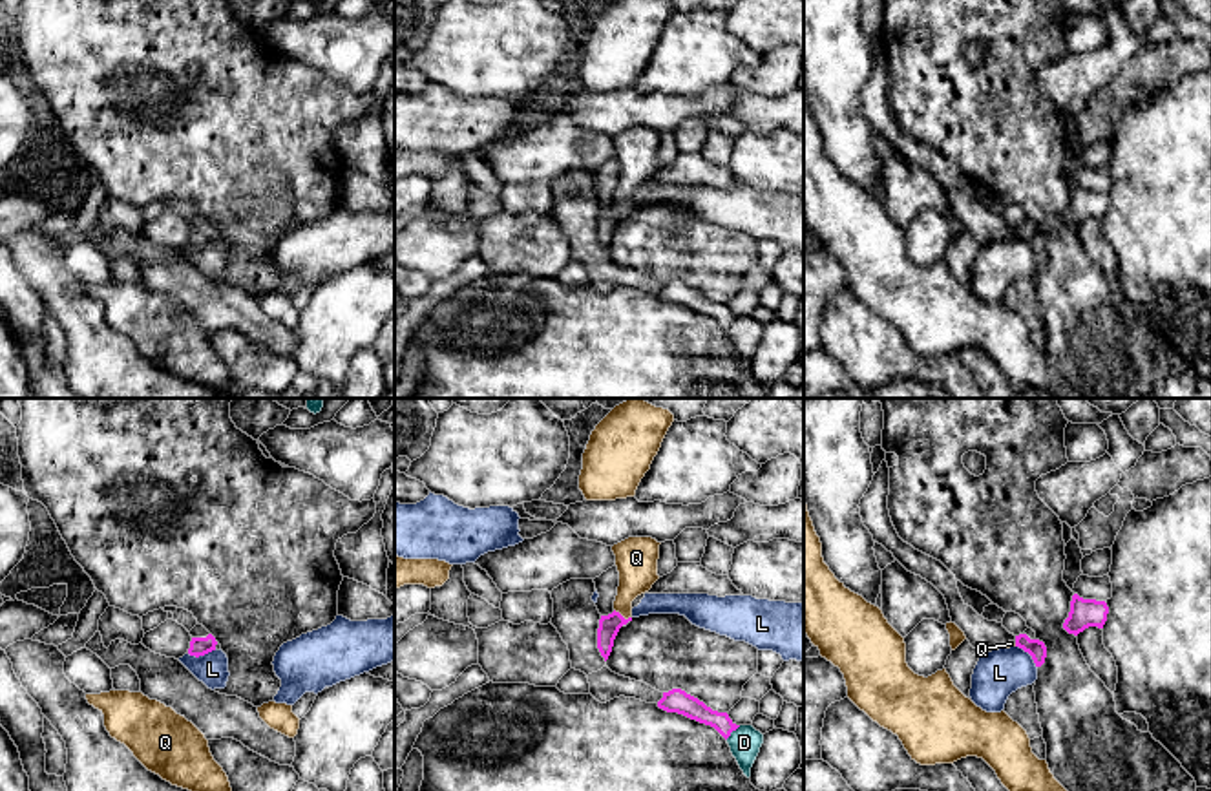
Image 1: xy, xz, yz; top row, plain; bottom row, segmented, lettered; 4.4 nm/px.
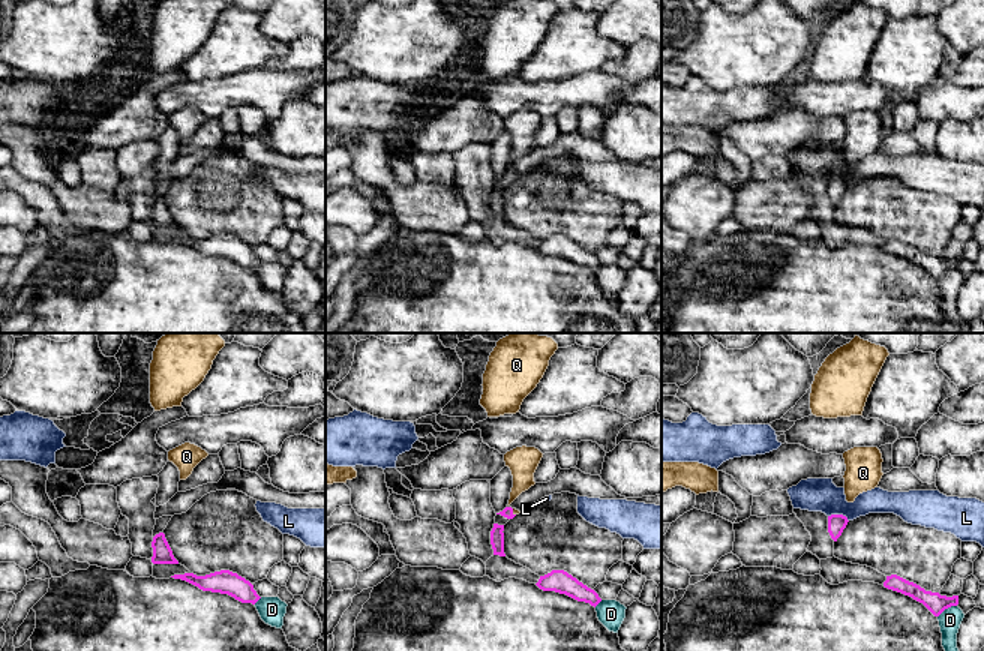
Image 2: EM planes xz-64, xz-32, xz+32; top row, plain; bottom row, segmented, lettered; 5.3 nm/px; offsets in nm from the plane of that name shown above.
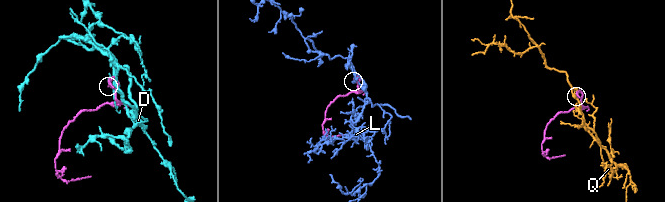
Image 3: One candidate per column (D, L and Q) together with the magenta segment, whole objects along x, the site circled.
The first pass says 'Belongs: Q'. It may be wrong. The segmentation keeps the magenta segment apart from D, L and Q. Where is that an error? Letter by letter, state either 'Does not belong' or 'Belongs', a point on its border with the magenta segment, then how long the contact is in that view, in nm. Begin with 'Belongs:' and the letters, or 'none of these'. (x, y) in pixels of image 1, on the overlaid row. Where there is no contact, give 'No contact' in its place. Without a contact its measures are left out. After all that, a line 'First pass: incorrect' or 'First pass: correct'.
Belongs: none of these
D: Does not belong. Touches magenta at xz (733, 729). Shared border 90 nm
L: Does not belong. Touches magenta at xy (201, 654). Shared border 130 nm
Q: Does not belong. Touches magenta at xz (621, 616). Shared border 90 nm
First pass: incorrect

